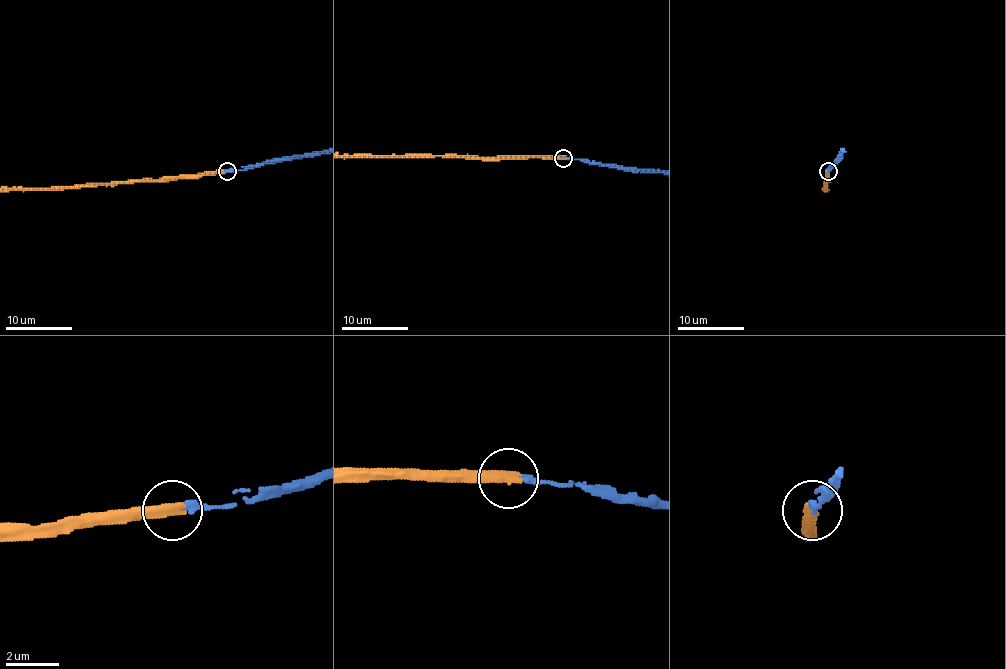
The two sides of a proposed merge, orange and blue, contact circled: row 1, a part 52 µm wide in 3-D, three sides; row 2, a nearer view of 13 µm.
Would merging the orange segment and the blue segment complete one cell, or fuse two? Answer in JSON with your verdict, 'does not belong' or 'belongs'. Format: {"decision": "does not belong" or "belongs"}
{"decision": "belongs"}

